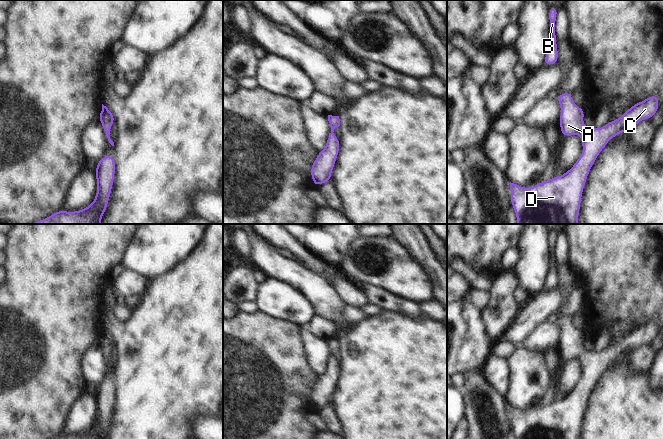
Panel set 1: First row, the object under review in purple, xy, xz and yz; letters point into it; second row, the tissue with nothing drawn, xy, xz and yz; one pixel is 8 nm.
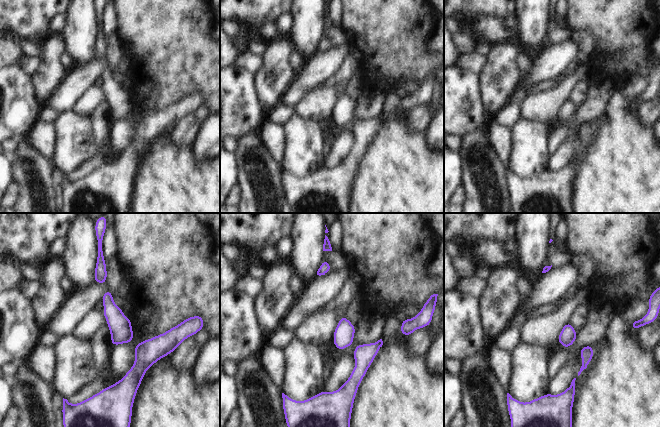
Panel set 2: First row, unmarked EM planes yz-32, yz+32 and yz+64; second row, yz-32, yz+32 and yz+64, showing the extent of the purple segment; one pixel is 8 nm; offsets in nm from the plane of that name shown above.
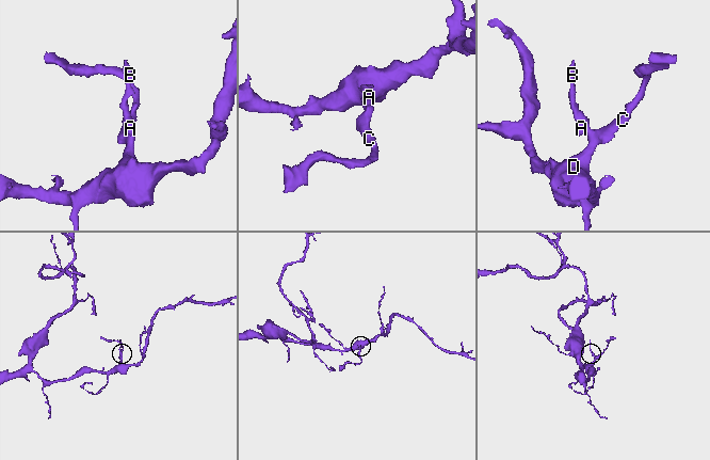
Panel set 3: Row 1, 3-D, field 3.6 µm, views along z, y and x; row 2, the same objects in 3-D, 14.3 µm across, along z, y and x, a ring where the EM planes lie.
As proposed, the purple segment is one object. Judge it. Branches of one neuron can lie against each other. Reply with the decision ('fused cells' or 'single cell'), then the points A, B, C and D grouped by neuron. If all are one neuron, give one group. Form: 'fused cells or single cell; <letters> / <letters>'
single cell; A B C D

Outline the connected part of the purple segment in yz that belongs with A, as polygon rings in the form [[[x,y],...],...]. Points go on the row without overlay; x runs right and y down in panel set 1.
[[[561,317],[556,324],[559,326],[561,333],[559,343],[560,355],[565,362],[579,358],[583,376],[572,392],[562,400],[555,400],[530,412],[524,412],[510,406],[510,424],[516,439],[579,439],[582,417],[588,398],[608,365],[622,356],[631,355],[642,344],[652,342],[659,333],[658,320],[654,318],[631,330],[615,345],[609,345],[603,351],[595,353],[584,349],[585,335],[574,327],[572,317]]]

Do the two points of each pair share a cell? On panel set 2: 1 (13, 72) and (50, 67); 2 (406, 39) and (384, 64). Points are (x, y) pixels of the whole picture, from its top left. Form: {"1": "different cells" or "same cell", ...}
{"1": "different cells", "2": "same cell"}

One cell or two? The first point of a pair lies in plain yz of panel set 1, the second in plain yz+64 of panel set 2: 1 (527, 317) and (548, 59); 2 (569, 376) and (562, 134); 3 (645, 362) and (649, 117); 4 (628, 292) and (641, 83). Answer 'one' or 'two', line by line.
1: one
2: two
3: one
4: two

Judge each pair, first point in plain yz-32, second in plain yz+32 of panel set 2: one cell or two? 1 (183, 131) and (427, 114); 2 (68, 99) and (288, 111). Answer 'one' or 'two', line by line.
1: one
2: two

